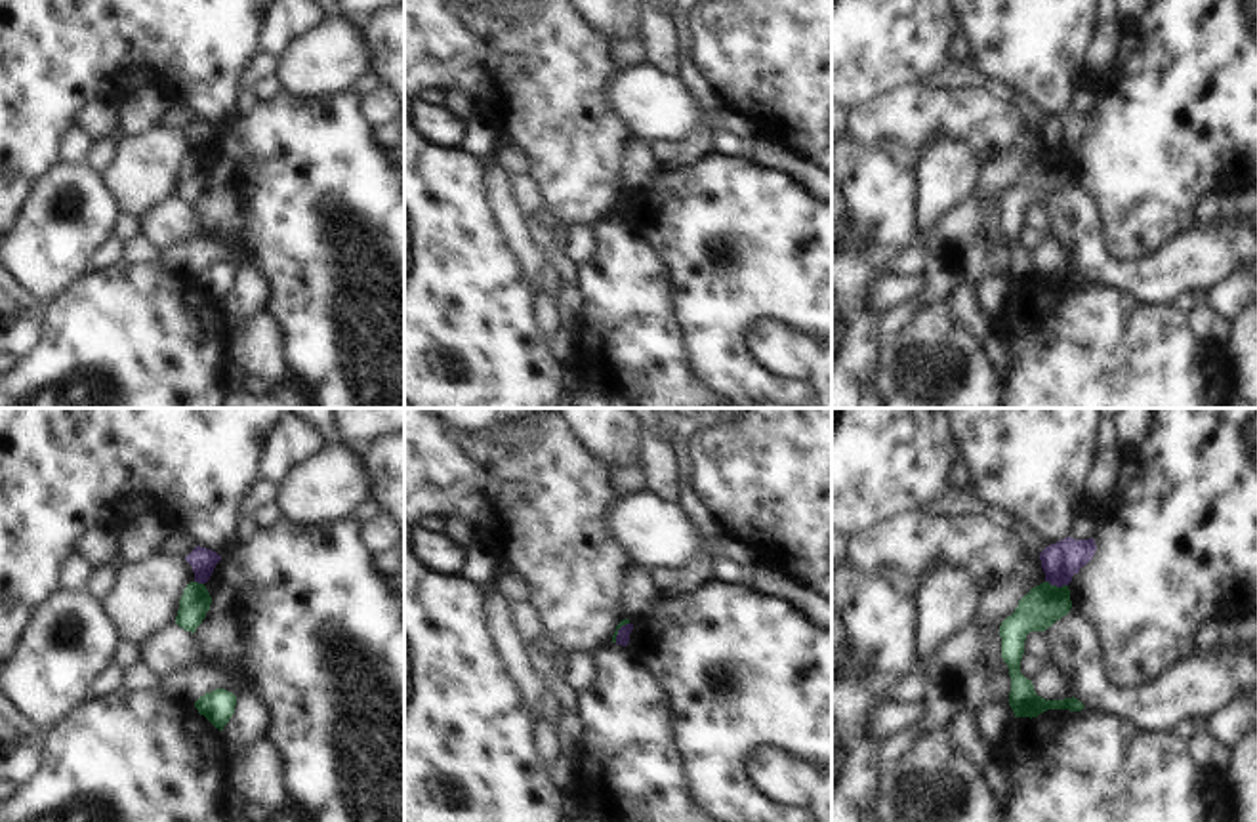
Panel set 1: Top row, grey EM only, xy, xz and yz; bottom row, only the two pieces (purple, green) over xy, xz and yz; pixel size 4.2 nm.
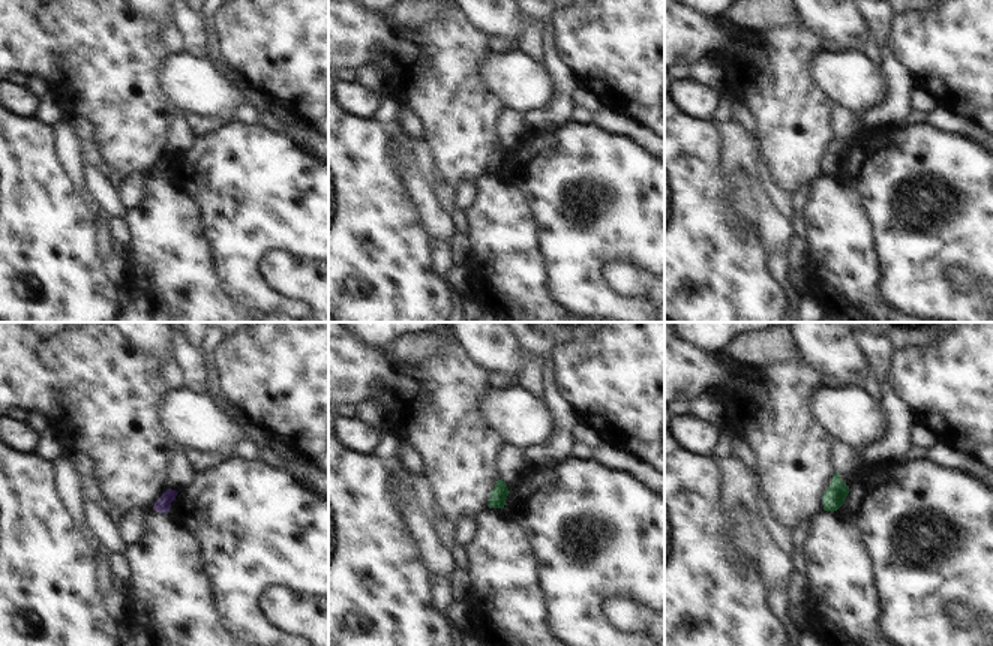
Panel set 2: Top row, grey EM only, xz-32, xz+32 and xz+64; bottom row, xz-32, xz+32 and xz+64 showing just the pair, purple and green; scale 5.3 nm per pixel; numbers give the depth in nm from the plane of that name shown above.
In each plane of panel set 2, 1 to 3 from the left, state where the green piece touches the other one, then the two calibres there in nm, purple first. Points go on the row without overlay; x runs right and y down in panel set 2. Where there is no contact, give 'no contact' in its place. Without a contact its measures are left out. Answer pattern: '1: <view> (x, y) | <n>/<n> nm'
1: no contact
2: no contact
3: no contact

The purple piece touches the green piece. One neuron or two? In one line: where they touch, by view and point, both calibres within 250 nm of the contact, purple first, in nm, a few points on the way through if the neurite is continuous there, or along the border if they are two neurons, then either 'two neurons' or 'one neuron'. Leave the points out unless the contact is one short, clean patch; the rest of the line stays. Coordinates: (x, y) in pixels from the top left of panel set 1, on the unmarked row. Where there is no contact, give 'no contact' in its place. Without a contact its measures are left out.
contact yz (1057, 159); calibres 160 and 170 nm; border yz (1046, 153), (1067, 159); two neurons

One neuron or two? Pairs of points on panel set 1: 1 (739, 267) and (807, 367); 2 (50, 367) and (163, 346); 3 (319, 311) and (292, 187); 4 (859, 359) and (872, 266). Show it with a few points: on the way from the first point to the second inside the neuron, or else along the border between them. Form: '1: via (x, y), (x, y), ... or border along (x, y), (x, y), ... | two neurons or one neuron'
1: border along (811, 336), (783, 321), (763, 321), (750, 344) | two neurons
2: via (79, 361), (134, 361) | one neuron
3: via (319, 281), (317, 218) | one neuron
4: via (859, 336), (859, 288) | one neuron

